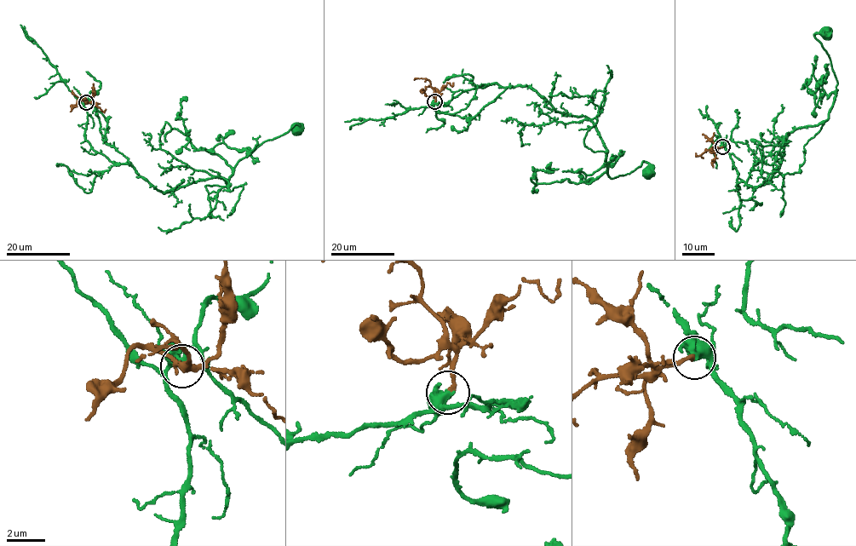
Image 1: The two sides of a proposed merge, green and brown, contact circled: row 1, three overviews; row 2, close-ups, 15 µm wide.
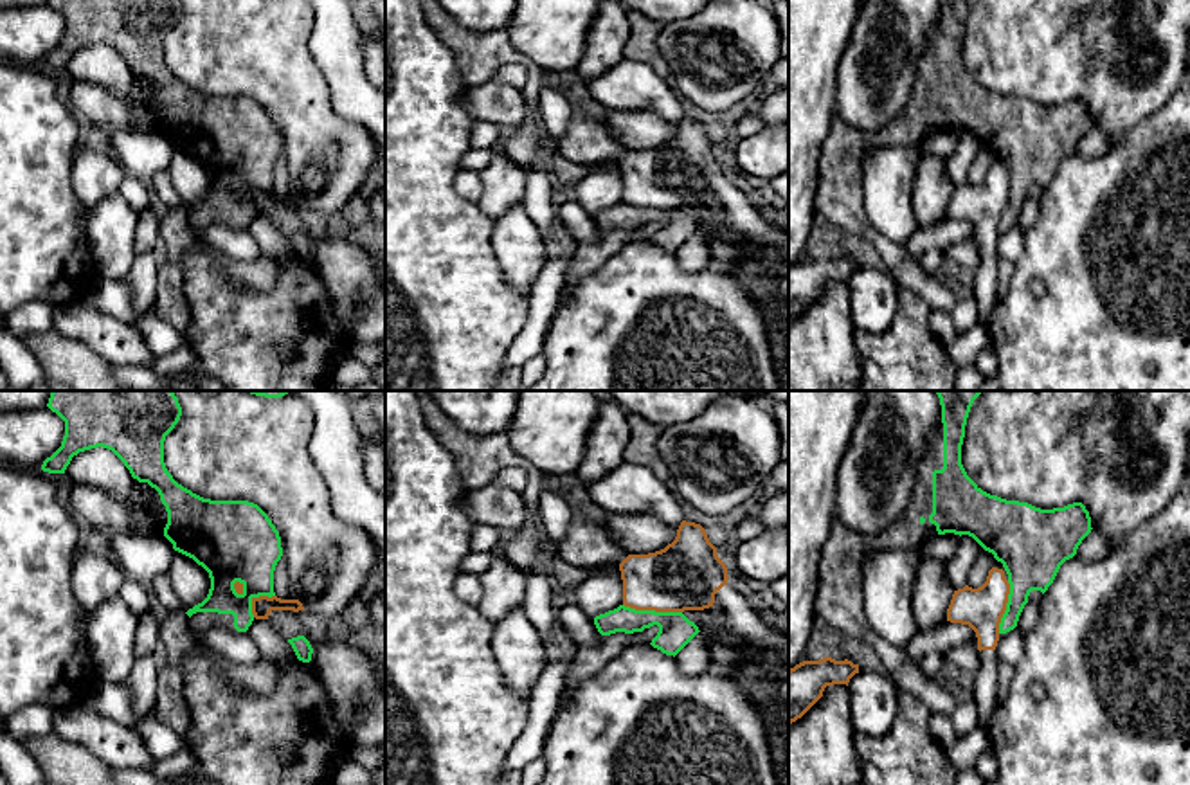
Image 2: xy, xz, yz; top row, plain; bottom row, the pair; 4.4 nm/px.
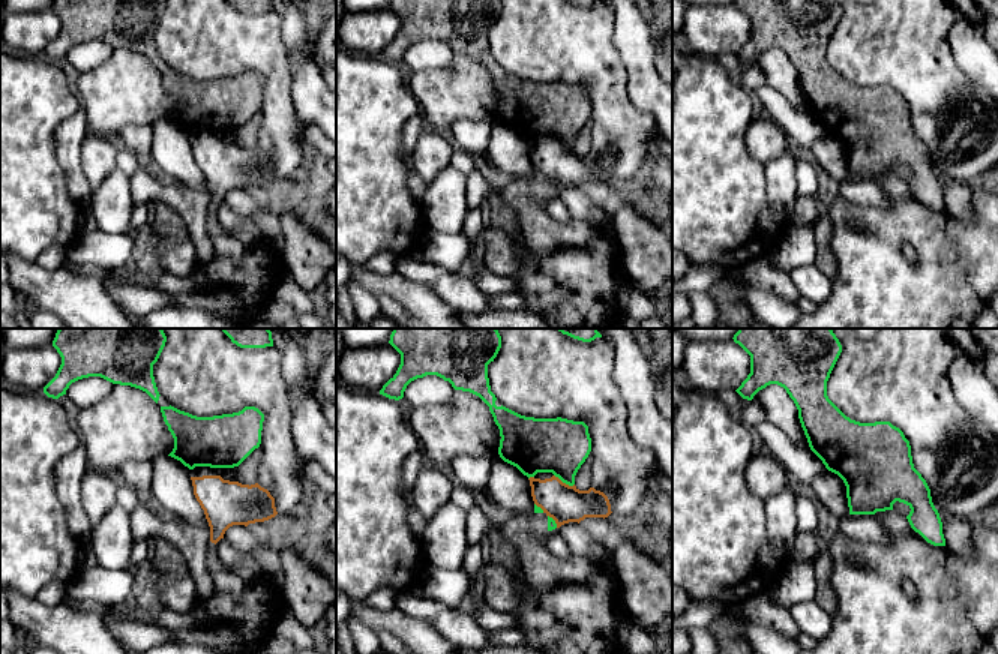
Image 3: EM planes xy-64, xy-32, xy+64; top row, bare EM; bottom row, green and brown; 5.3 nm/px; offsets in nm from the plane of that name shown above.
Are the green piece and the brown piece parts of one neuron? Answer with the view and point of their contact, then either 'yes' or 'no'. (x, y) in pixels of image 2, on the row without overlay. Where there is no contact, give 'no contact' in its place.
xz (652, 207) | no

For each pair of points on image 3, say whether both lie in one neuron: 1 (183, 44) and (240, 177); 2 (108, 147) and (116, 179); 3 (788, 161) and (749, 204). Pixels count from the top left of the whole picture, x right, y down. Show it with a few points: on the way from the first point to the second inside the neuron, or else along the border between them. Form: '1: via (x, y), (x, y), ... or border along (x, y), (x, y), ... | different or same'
1: via (231, 44), (242, 44), (275, 77), (275, 129) | same
2: border along (114, 167), (92, 192) | different
3: border along (763, 167), (767, 201), (773, 219) | different

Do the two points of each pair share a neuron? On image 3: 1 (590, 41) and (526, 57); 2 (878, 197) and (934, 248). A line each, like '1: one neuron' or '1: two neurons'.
1: one neuron
2: two neurons

